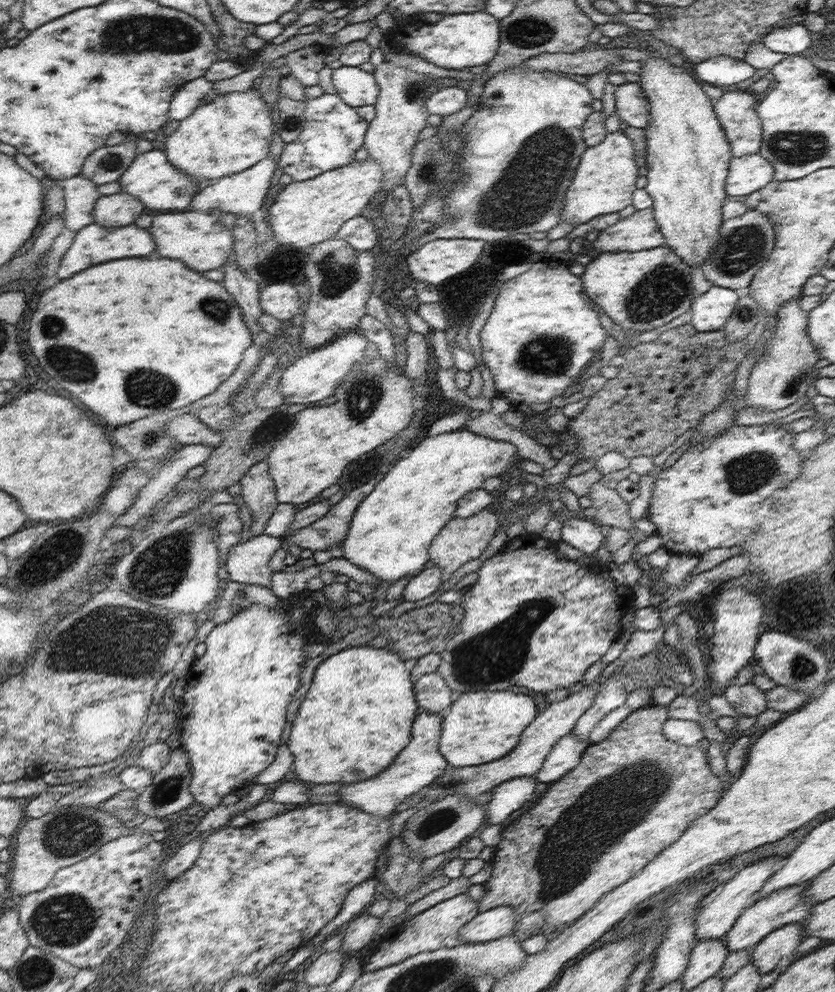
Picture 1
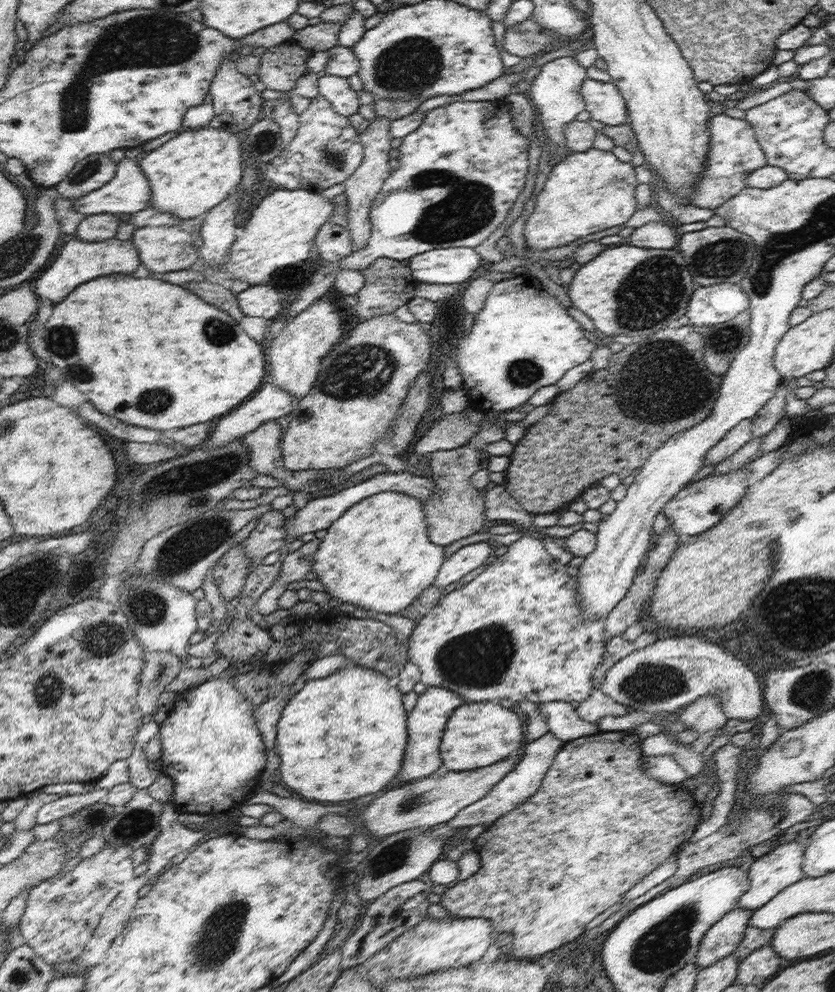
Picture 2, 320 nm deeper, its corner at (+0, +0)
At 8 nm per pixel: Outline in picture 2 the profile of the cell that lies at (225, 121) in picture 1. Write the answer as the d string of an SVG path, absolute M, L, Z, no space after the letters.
M184 128L140 162L140 168L150 182L149 205L162 212L171 212L180 220L204 215L240 185L244 160L242 144L240 134L224 128Z

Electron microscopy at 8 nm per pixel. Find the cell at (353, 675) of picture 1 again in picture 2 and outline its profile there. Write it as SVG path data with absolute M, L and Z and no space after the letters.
M353 664L346 666L336 673L326 677L318 678L306 682L301 682L300 692L284 706L282 718L278 722L278 736L276 736L276 752L280 756L280 776L282 782L298 792L300 796L308 800L318 800L318 802L342 802L342 800L352 800L360 798L366 794L374 794L382 790L388 782L398 776L403 765L404 753L407 747L407 712L402 702L402 692L398 687L390 687L390 679L380 672Z

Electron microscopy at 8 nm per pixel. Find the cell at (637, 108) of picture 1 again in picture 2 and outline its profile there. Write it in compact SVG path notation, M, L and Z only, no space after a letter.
M587 76L581 84L581 95L592 120L610 126L628 120L626 101L614 83L600 82Z

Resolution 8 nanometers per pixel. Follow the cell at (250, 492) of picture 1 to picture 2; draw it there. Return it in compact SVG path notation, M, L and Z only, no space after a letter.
M243 542L228 549L213 566L213 577L220 594L230 602L242 592L247 574L249 558L245 555Z

